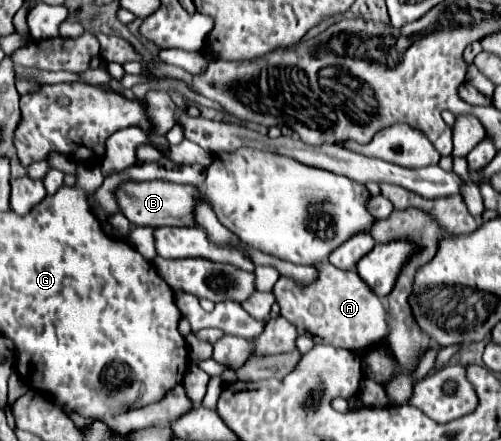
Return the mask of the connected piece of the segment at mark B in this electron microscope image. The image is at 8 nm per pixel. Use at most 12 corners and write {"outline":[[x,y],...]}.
{"outline":[[122,181],[120,213],[136,227],[197,226],[200,191],[168,181]]}

